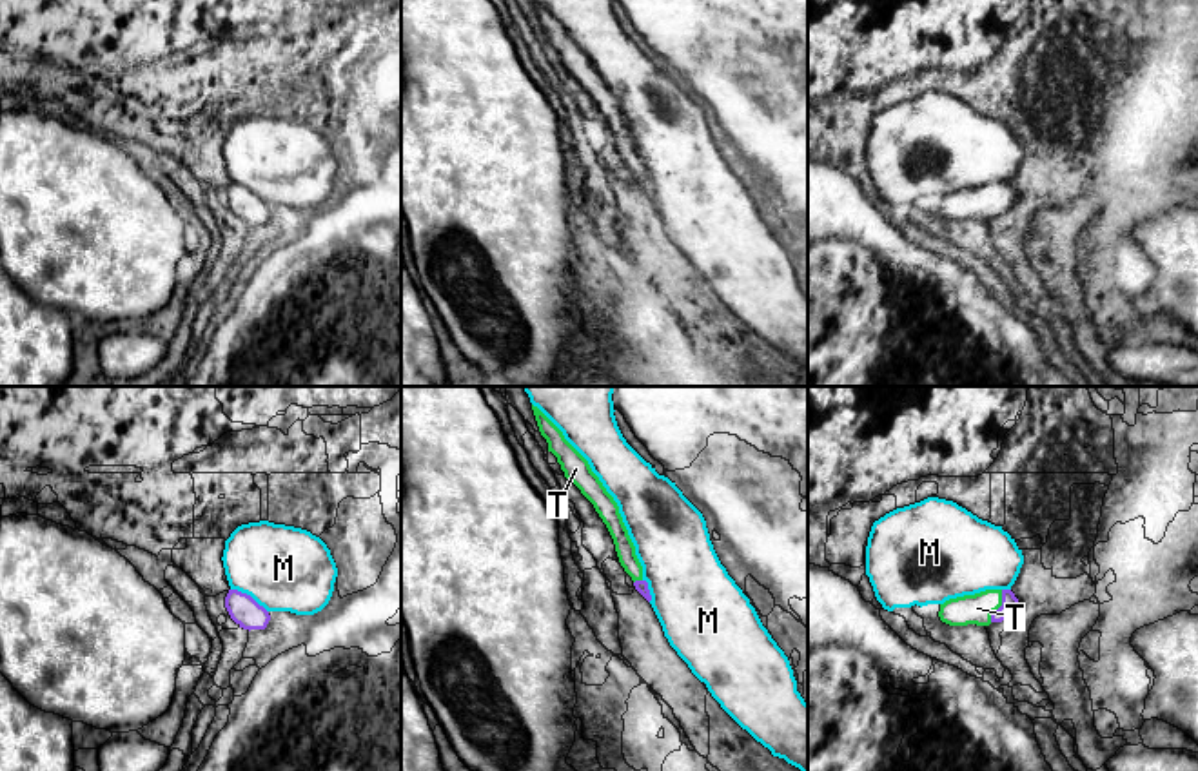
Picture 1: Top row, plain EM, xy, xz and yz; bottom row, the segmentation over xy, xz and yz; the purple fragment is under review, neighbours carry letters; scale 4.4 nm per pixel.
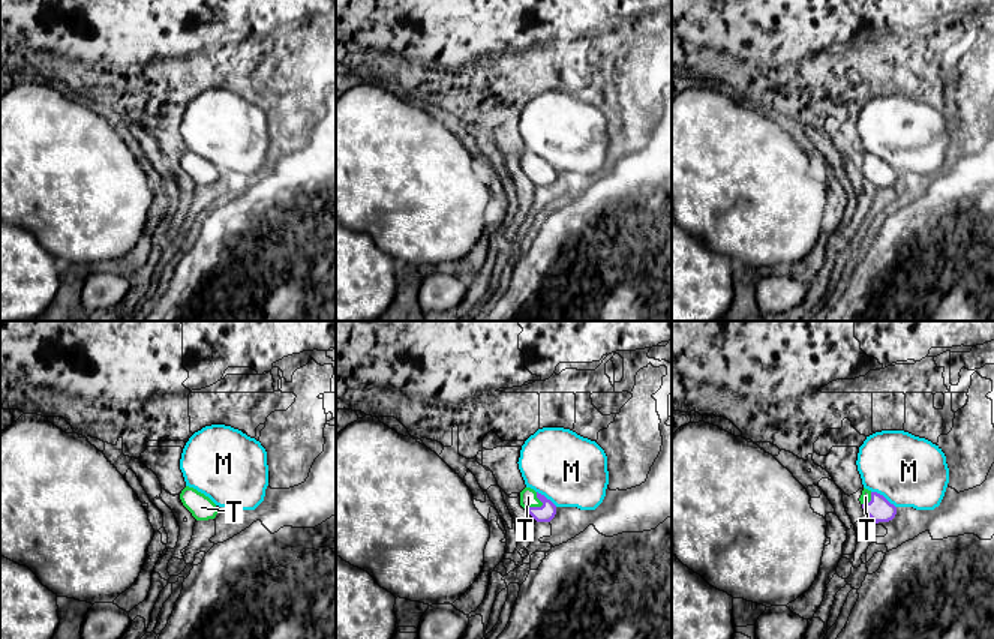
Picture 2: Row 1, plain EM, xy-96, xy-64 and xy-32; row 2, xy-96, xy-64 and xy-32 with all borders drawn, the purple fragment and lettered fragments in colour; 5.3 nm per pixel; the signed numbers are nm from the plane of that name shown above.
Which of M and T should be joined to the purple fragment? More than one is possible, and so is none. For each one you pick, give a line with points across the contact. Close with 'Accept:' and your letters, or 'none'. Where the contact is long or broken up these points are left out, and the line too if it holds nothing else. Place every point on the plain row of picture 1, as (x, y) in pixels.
T: Path across: yz (1010, 196), (1001, 200), (977, 202)
Accept: T

